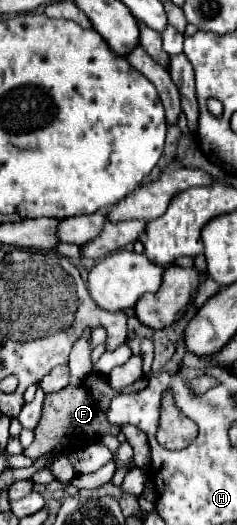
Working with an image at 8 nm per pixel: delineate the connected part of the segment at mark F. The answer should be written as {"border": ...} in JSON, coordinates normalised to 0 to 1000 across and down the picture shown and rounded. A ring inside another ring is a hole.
{"border":[[[384,709],[350,731],[333,735],[283,735],[249,747],[224,747],[224,750],[190,750],[190,762],[181,762],[181,781],[173,781],[173,800],[148,815],[148,838],[122,853],[97,857],[105,869],[122,872],[173,872],[181,865],[232,857],[241,850],[291,850],[308,842],[333,842],[333,838],[401,838],[401,834],[426,834],[443,827],[468,827],[468,830],[494,830],[502,827],[502,811],[477,811],[443,800],[443,785],[460,777],[460,766],[468,758],[494,750],[494,743],[468,739],[460,724]]]}

